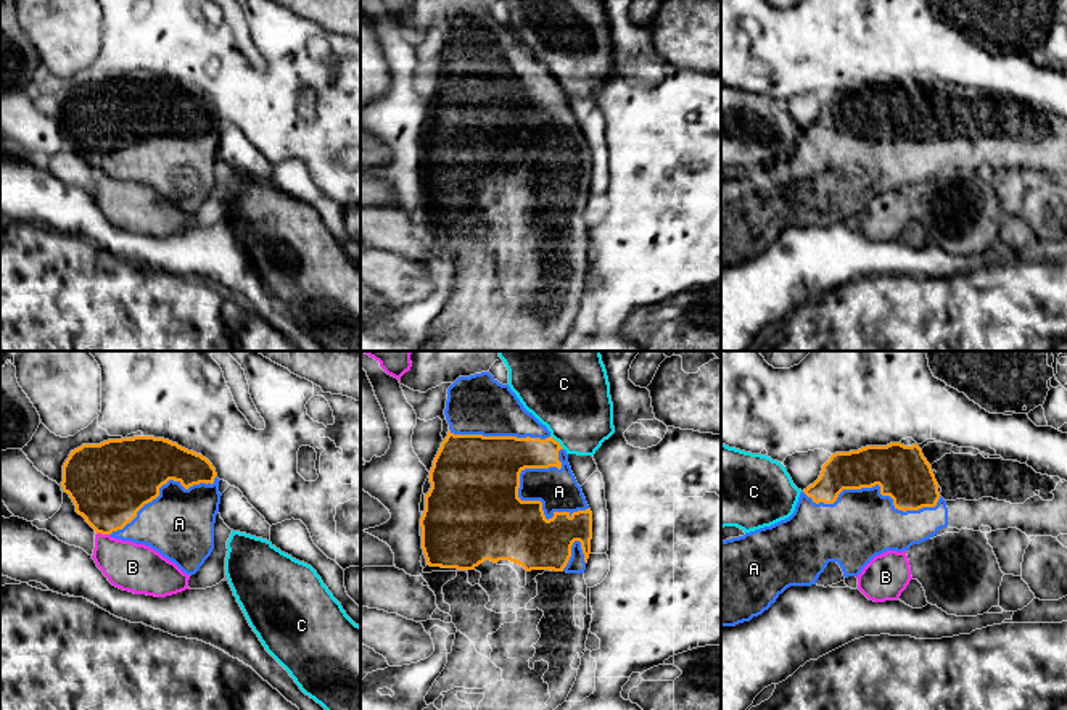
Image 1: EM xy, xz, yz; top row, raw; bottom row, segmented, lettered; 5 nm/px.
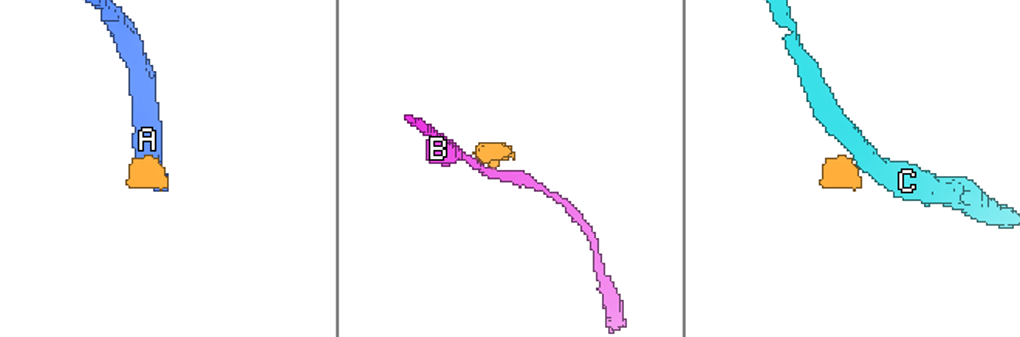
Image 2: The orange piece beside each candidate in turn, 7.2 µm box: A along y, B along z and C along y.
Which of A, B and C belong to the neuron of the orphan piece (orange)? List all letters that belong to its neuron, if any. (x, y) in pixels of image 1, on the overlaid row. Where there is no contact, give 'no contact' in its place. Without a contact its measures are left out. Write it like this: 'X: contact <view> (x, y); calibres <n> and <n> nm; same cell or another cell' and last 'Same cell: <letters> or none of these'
A: contact xz (541, 507); calibres 360 and 200 nm; same cell
B: contact xy (103, 533); calibres 400 and 240 nm; another cell
C: contact xz (557, 441); calibres 190 and 400 nm; another cell
Same cell: A

